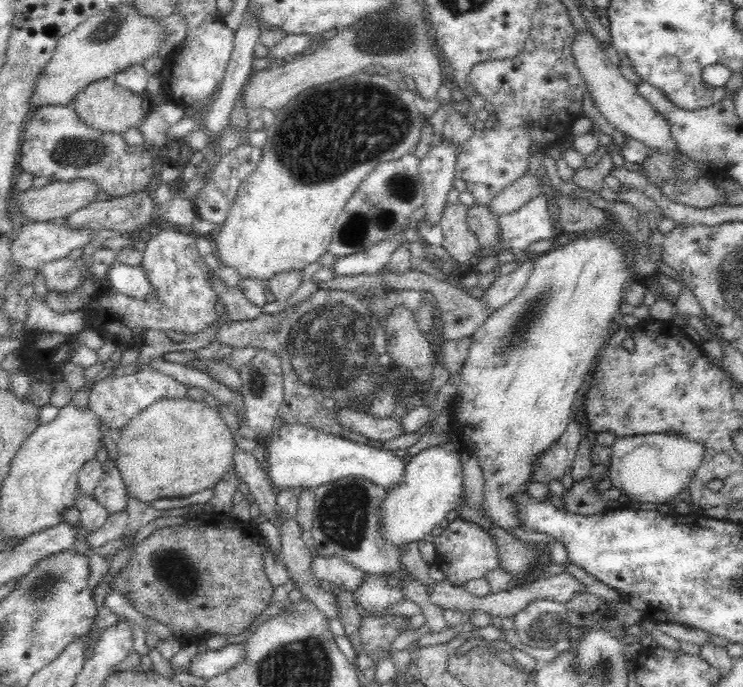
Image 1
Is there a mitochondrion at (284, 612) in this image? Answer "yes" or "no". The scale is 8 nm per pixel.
no

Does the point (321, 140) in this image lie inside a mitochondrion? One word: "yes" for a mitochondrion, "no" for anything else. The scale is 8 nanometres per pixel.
yes

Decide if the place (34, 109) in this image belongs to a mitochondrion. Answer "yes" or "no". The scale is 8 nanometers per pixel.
no

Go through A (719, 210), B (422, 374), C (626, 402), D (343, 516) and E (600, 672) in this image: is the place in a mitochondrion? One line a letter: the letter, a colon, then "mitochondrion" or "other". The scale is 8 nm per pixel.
A: other
B: other
C: mitochondrion
D: mitochondrion
E: mitochondrion

